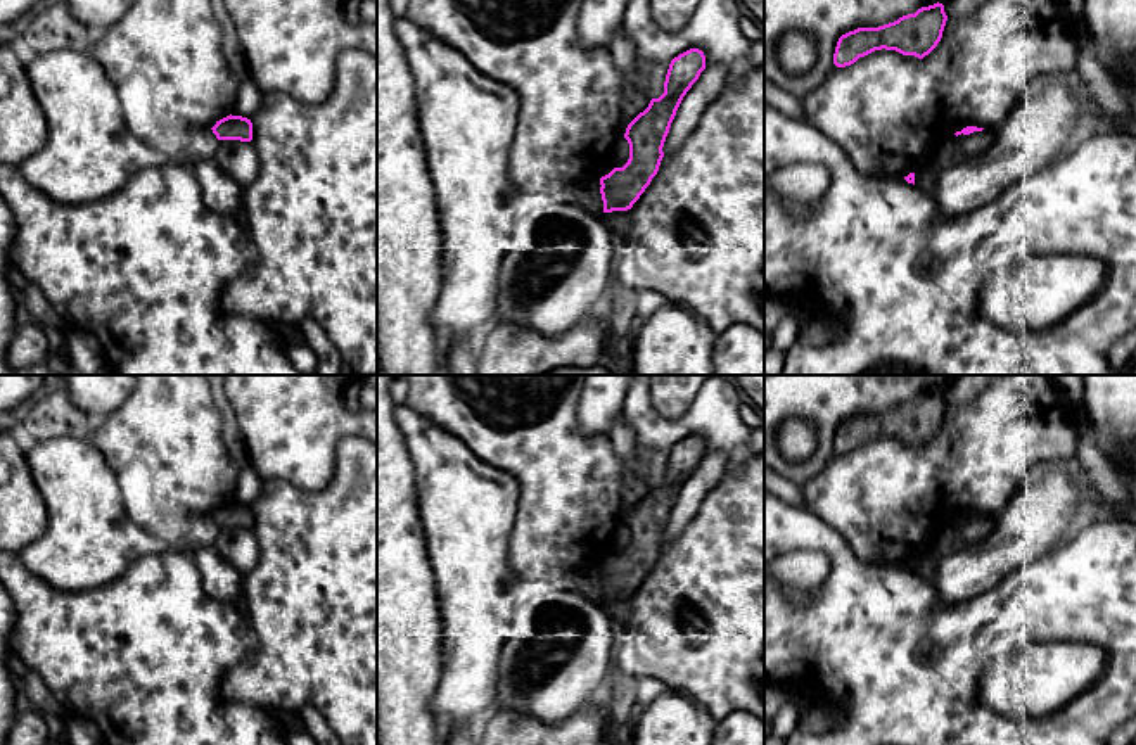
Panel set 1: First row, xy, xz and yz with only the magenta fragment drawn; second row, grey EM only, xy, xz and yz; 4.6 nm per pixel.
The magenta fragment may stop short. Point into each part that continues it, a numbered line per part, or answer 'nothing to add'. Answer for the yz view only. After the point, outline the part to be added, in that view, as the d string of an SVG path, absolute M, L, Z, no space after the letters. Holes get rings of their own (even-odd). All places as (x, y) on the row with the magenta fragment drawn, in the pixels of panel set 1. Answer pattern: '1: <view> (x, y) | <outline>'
nothing to add

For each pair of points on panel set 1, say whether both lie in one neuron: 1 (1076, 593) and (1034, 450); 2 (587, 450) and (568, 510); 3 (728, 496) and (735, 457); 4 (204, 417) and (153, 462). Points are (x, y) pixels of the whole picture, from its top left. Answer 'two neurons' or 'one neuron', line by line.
1: two neurons
2: one neuron
3: two neurons
4: one neuron

